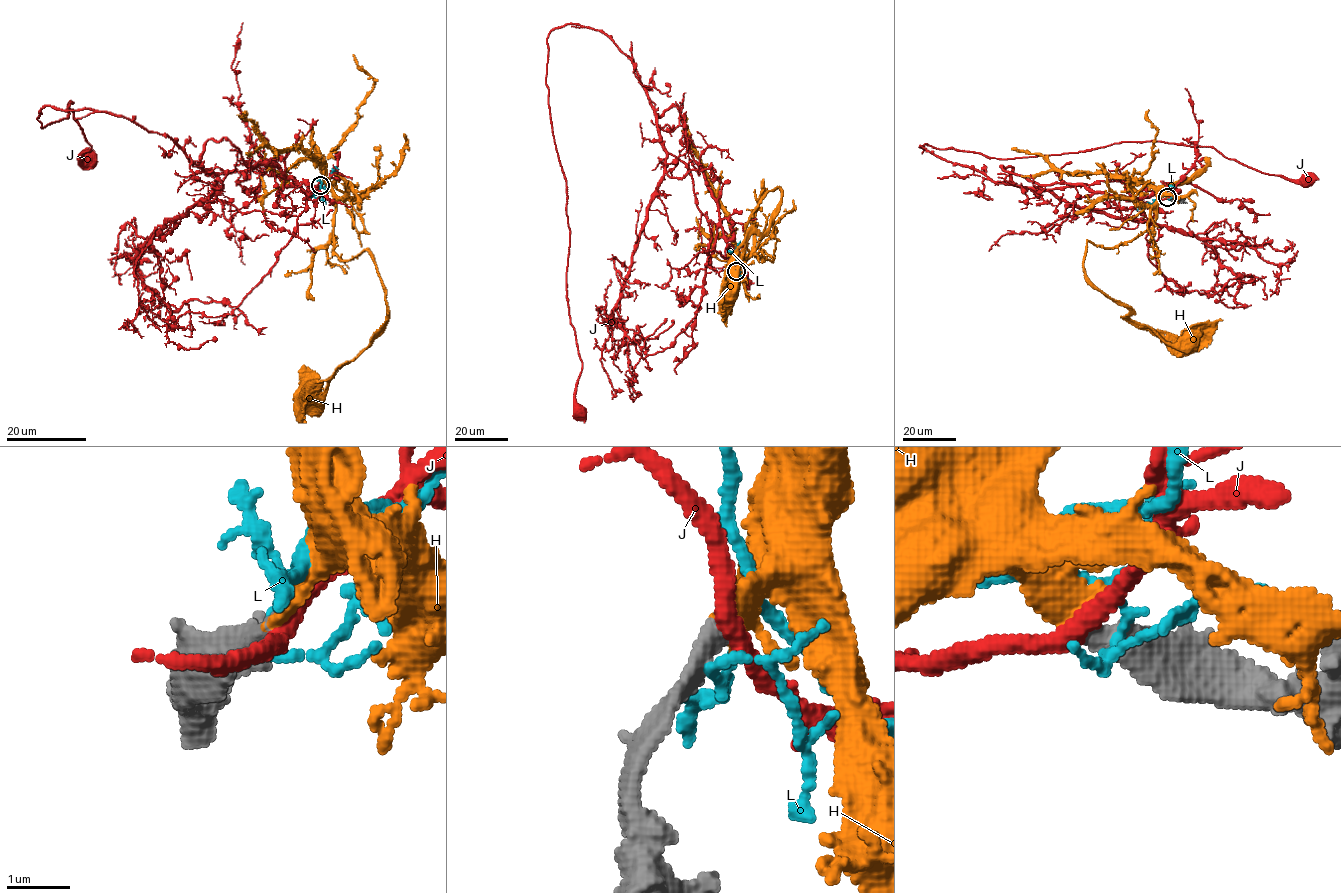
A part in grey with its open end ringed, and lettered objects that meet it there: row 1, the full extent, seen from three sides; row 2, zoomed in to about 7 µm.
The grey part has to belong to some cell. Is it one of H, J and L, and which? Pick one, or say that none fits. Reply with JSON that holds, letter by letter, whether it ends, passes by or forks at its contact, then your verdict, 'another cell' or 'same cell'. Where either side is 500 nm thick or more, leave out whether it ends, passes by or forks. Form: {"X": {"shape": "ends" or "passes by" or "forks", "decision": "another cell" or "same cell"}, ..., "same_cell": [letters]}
{"H": {"shape": "ends", "decision": "same cell"}, "J": {"shape": "passes by", "decision": "another cell"}, "L": {"shape": "forks", "decision": "another cell"}, "same_cell": ["H"]}

